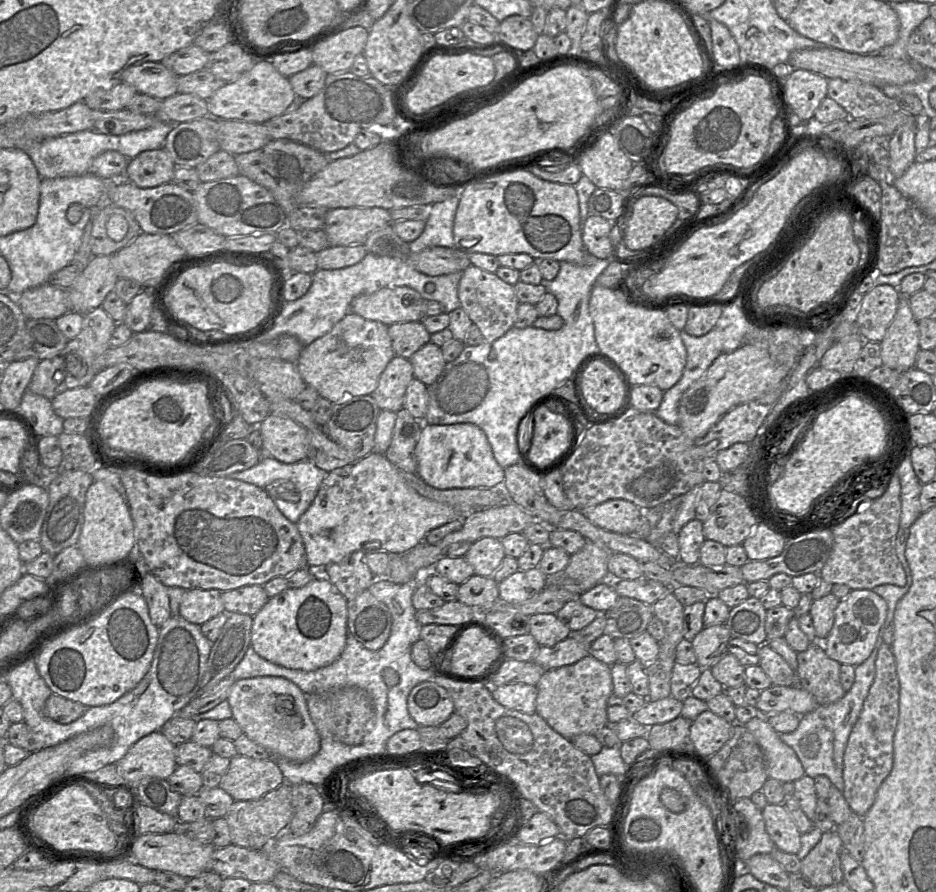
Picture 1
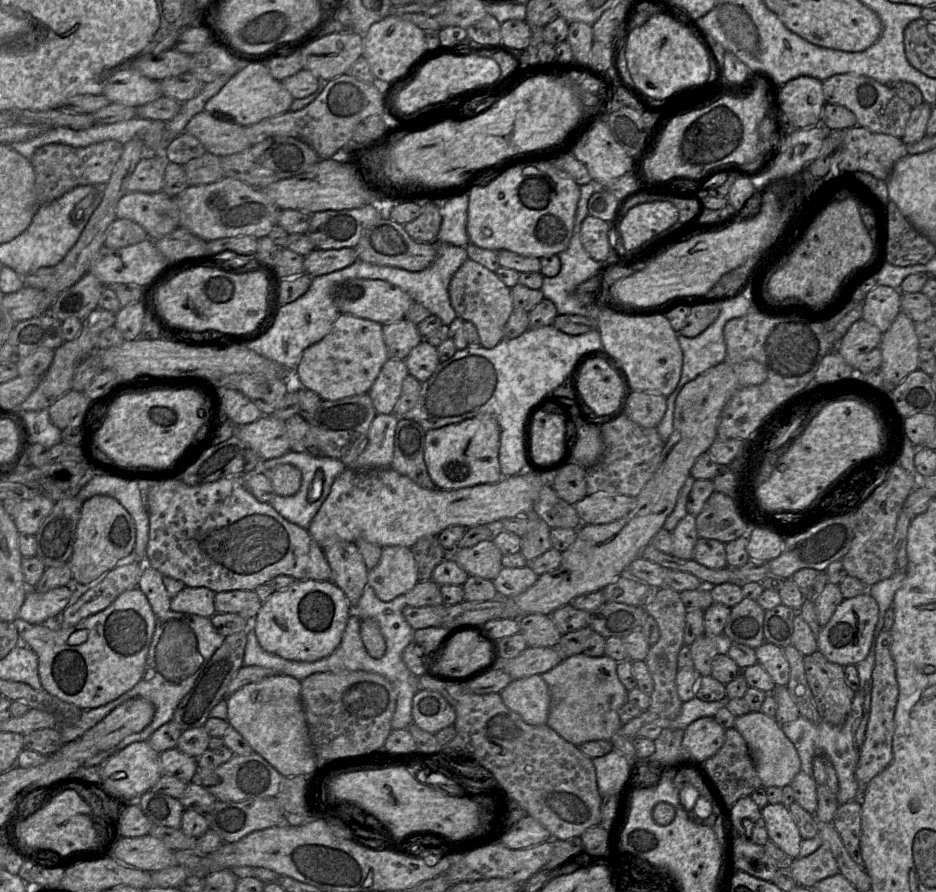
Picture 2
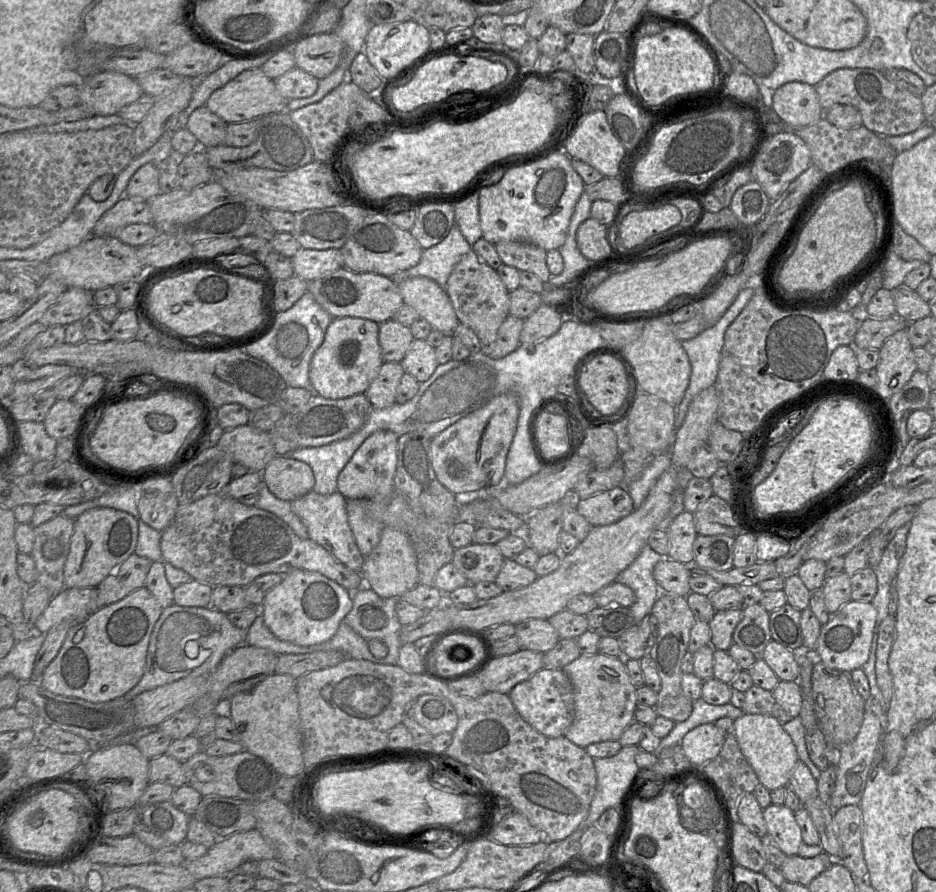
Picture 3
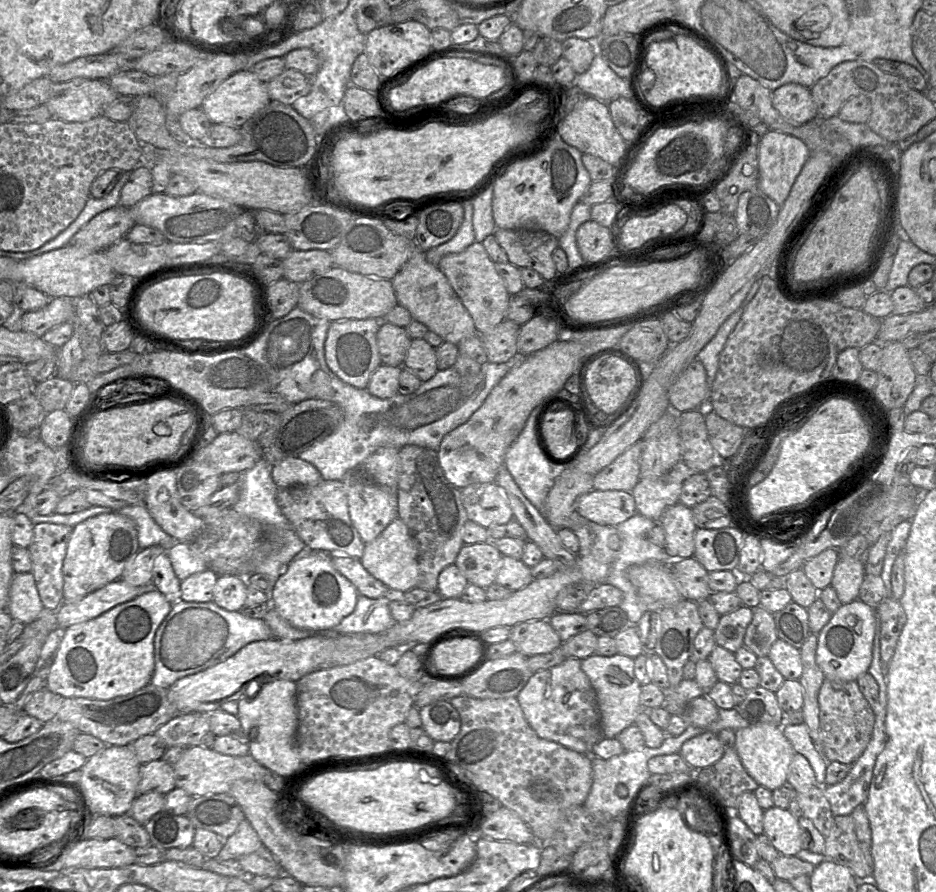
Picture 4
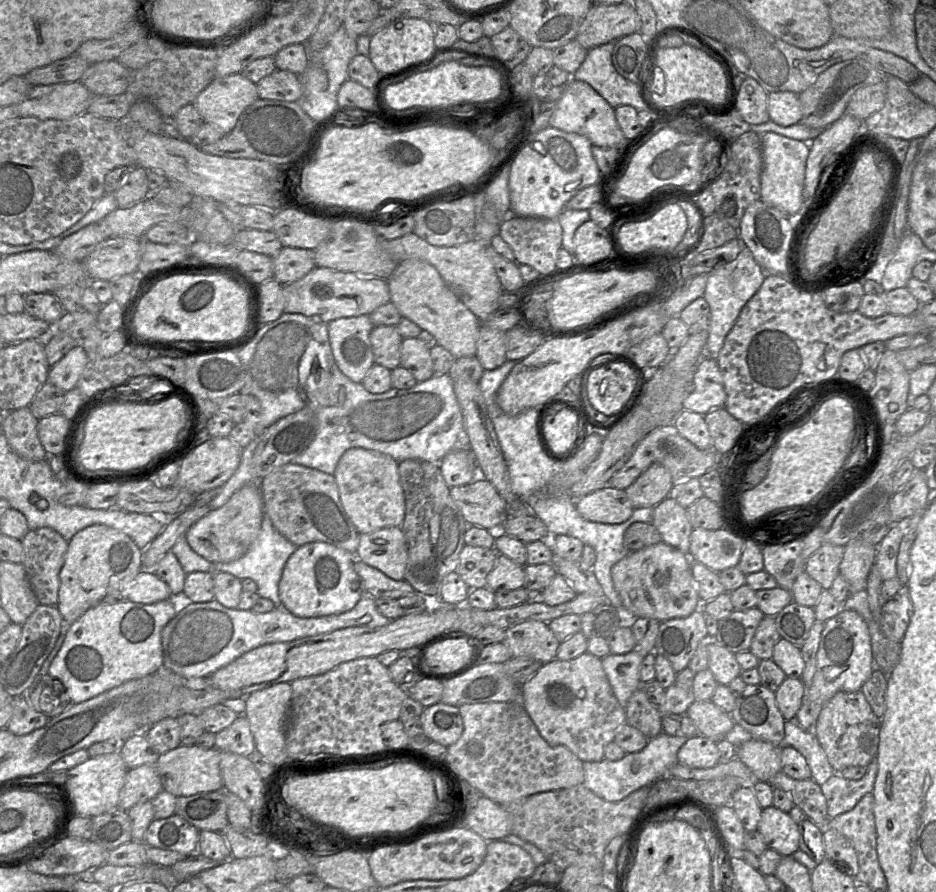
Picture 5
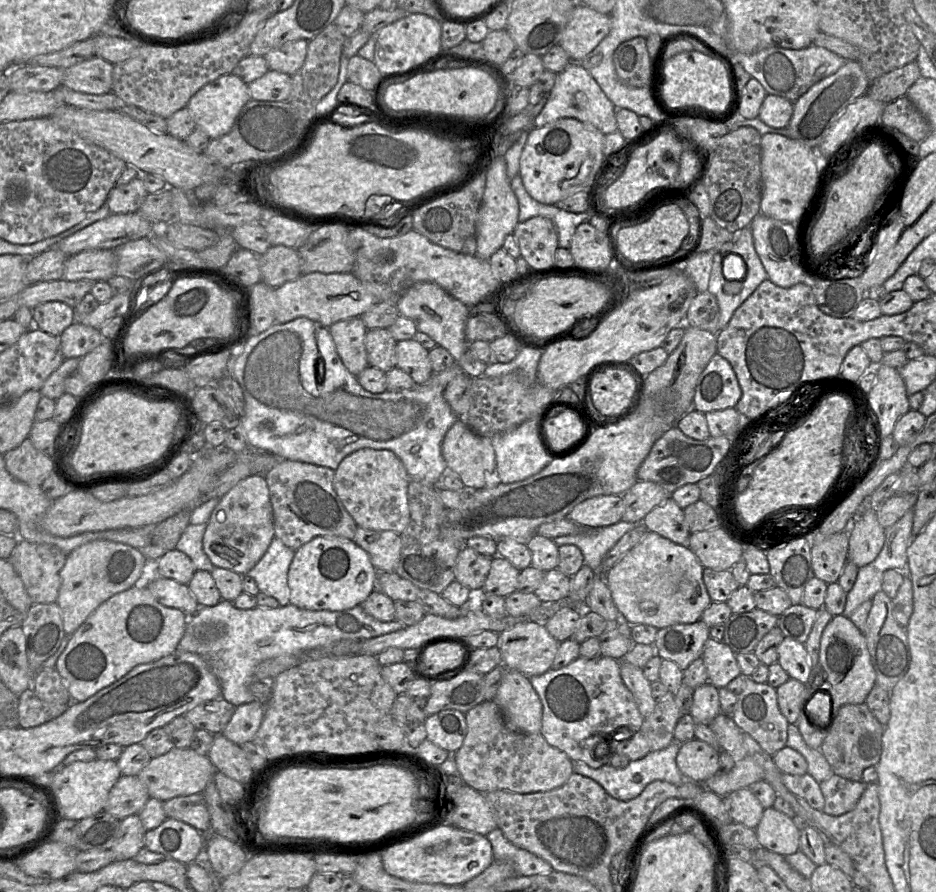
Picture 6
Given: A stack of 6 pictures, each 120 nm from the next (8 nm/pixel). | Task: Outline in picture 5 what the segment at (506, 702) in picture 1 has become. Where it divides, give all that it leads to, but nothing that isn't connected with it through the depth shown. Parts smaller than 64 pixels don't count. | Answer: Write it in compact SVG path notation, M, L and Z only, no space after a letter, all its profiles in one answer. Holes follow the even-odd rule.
M588 652L571 660L557 658L543 664L522 686L523 707L542 738L552 746L565 746L583 762L604 759L604 747L614 741L617 731L627 723L626 711L615 697L600 658Z

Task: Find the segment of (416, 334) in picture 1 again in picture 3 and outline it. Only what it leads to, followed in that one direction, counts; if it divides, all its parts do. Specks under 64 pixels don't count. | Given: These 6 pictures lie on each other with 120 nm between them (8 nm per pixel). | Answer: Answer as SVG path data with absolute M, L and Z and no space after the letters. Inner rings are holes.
M394 319L379 324L379 344L385 362L402 362L413 341L410 327Z

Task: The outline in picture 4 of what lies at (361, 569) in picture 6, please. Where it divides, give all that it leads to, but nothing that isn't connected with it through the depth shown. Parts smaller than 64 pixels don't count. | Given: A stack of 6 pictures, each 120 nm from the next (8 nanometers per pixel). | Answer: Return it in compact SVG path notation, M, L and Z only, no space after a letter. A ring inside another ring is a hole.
M306 549L290 562L273 585L273 608L295 628L330 630L353 612L359 594L333 567L328 553Z

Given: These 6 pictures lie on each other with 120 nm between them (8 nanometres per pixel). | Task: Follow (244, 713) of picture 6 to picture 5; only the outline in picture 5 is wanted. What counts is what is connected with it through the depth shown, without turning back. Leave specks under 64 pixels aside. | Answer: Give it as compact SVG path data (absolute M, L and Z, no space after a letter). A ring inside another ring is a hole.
M238 715L229 727L215 734L215 748L221 752L245 757L256 750L250 724L245 715Z

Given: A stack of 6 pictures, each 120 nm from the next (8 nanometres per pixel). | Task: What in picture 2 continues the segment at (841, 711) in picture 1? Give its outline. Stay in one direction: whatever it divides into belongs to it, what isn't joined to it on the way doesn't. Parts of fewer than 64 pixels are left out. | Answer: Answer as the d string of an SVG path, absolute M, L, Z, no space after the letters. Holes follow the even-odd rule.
M878 637L876 638L872 639L867 657L855 665L857 667L860 685L859 689L855 692L851 711L842 725L831 725L823 720L821 722L812 722L802 716L799 716L793 722L781 725L783 733L793 743L799 755L801 771L805 774L812 776L814 757L827 757L831 761L839 782L839 791L836 795L839 804L861 799L861 788L857 782L855 772L870 716L872 673L875 664L875 649Z

